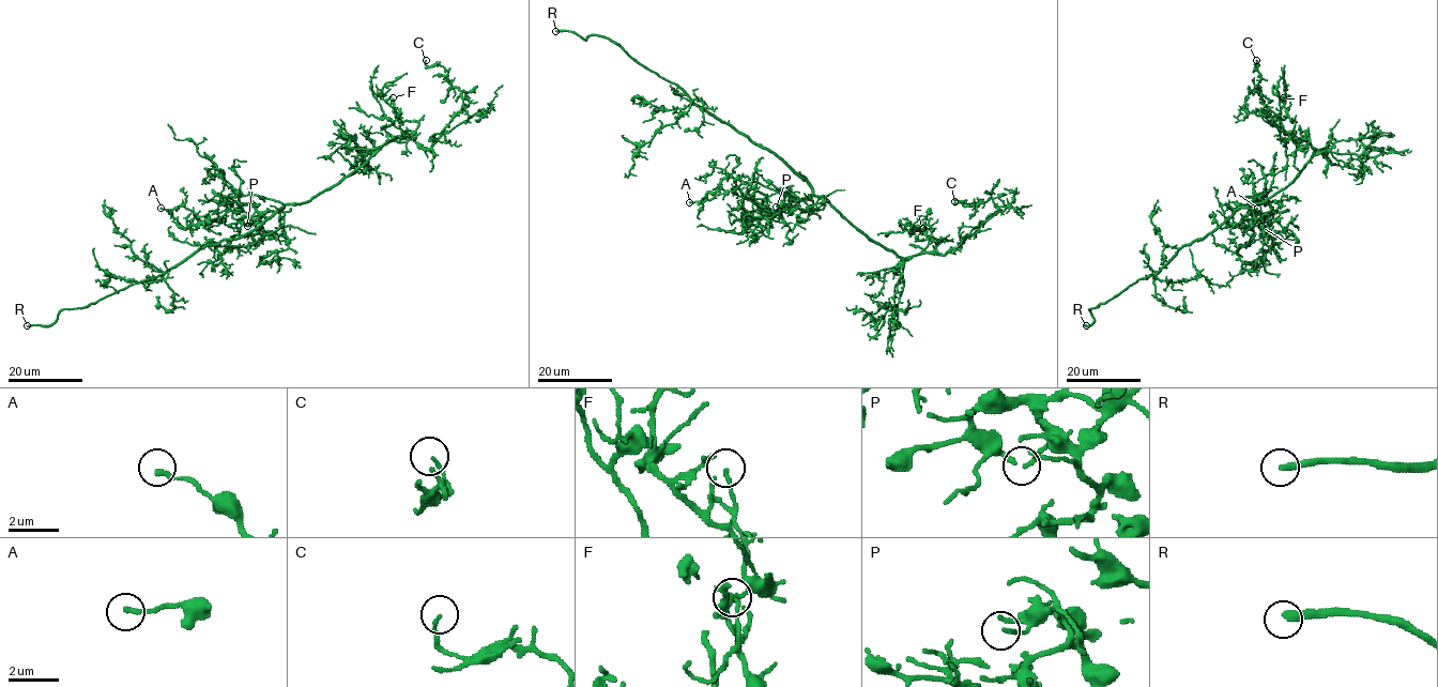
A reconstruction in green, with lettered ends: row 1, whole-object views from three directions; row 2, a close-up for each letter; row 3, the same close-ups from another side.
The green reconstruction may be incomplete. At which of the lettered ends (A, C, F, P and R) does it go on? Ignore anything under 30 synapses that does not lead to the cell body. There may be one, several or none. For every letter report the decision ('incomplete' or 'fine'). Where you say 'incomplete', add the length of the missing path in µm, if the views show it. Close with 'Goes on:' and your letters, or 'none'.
A: fine
C: fine
F: fine
P: incomplete | 10 µm
R: incomplete | 10 µm
Goes on: P, R

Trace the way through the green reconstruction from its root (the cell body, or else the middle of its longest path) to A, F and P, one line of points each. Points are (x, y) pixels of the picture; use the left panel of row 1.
A: (285, 205), (259, 212), (254, 203), (242, 203), (238, 213), (228, 210), (187, 228), (161, 208)
F: (285, 205), (309, 201), (361, 167), (383, 144), (396, 138), (409, 139), (418, 123), (399, 119), (393, 97)
P: (285, 205), (279, 211), (265, 212), (247, 226)

